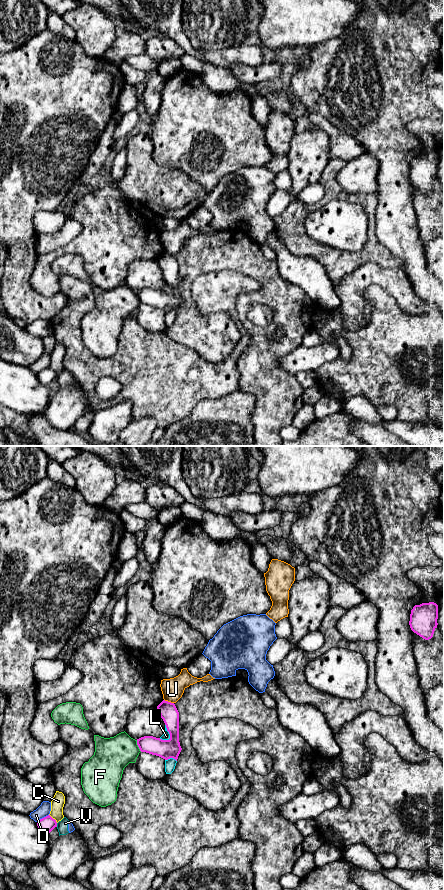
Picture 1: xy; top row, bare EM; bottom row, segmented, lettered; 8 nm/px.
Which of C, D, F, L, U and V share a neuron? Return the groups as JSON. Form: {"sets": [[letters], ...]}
{"sets": [["C"], ["D", "V"], ["F"], ["L"], ["U"]]}

